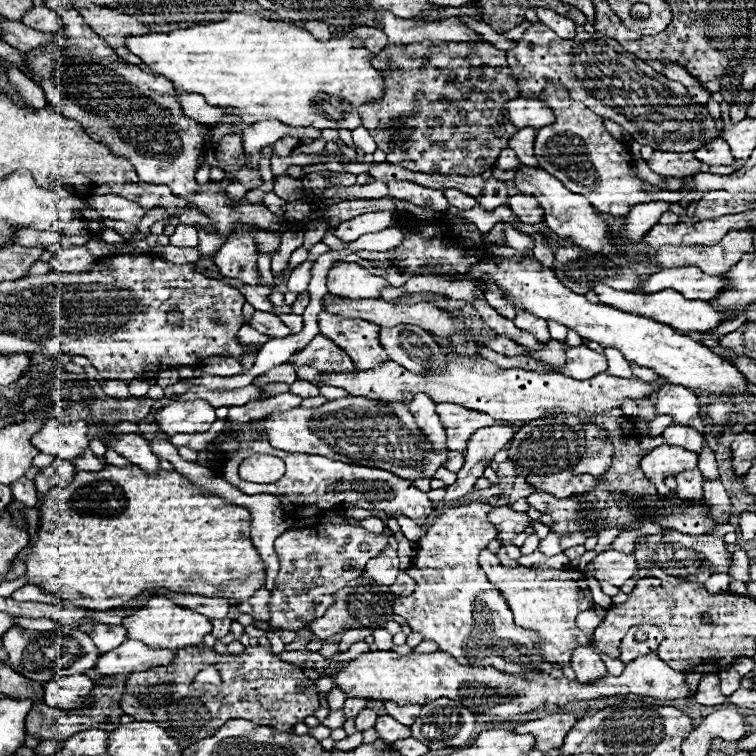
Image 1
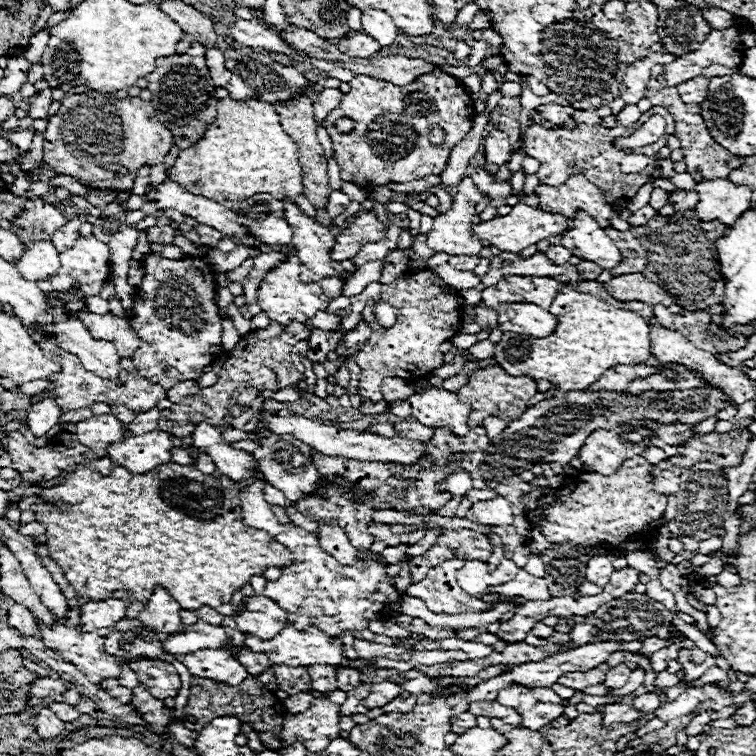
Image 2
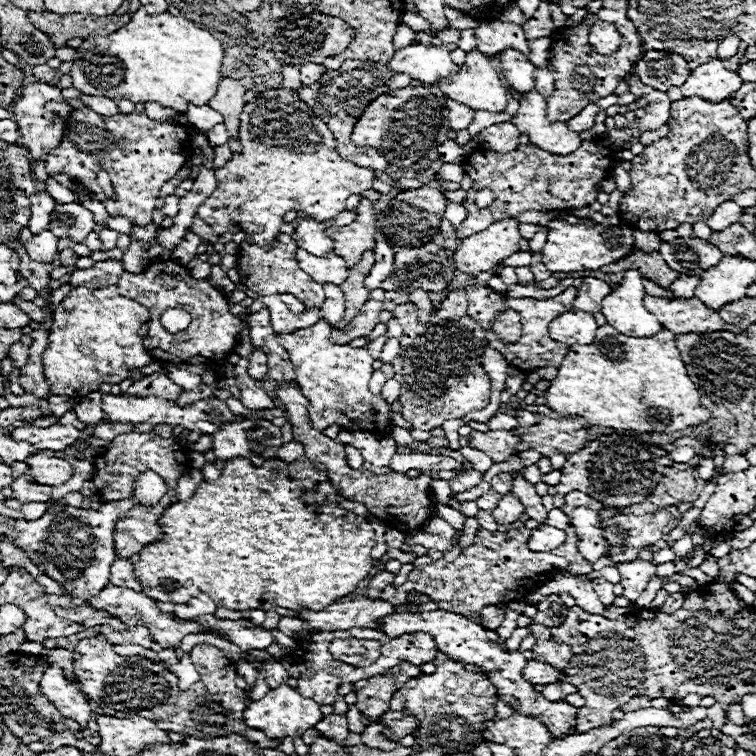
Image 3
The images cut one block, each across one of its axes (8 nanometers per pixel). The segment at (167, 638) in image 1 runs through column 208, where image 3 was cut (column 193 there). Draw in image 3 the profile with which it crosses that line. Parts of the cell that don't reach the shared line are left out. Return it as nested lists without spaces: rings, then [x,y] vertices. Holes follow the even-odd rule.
[[[108,584],[108,588],[104,588],[104,592],[100,592],[98,596],[94,596],[92,600],[88,600],[88,604],[92,604],[94,608],[104,608],[108,612],[112,612],[114,616],[118,616],[128,628],[132,626],[146,626],[150,630],[150,636],[154,642],[158,642],[162,648],[164,646],[178,646],[180,640],[186,636],[186,634],[196,634],[196,632],[202,632],[200,624],[196,624],[194,620],[182,620],[182,622],[176,622],[170,618],[170,614],[164,614],[156,608],[156,600],[140,594],[140,592],[134,592],[130,588],[120,588],[120,586],[112,586]]]

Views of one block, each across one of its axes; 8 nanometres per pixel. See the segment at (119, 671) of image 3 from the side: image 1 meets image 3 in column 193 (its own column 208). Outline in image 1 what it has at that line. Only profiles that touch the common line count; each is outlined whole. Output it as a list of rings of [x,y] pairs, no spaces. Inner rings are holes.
[[[186,646],[184,650],[178,652],[176,660],[170,666],[156,666],[146,672],[132,672],[132,676],[126,678],[126,690],[124,690],[124,698],[122,698],[124,714],[132,716],[134,720],[154,720],[154,722],[176,720],[176,736],[190,738],[190,740],[208,738],[208,736],[216,734],[216,730],[220,726],[224,726],[224,722],[234,720],[234,718],[252,720],[260,726],[272,726],[272,728],[286,732],[286,730],[292,730],[294,724],[304,722],[306,716],[312,716],[318,708],[320,708],[320,700],[318,700],[316,682],[312,682],[302,672],[302,668],[298,668],[290,662],[278,660],[272,652],[266,652],[266,648],[262,648],[262,646],[248,646],[244,650],[244,654],[240,654],[240,656],[232,656],[232,654],[218,656],[214,650],[208,650],[206,646]],[[206,664],[220,664],[220,672],[224,672],[222,684],[220,684],[220,688],[206,686],[204,692],[194,690],[190,684],[196,678],[196,674],[202,670],[202,666],[206,666]]]

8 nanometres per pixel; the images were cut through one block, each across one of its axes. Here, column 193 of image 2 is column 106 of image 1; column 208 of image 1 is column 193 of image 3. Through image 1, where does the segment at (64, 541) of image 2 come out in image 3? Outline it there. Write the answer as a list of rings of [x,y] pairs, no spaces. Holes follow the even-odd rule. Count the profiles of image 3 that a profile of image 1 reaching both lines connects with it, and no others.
[[[306,456],[294,462],[272,458],[262,466],[254,466],[244,458],[228,460],[218,480],[202,482],[190,500],[166,508],[160,524],[164,528],[164,540],[148,544],[134,558],[136,576],[140,576],[144,594],[158,602],[188,602],[204,592],[216,606],[230,610],[260,608],[268,612],[274,606],[288,610],[324,610],[354,592],[358,582],[374,568],[370,556],[370,550],[376,546],[374,530],[364,516],[340,508],[326,472],[314,468]]]

